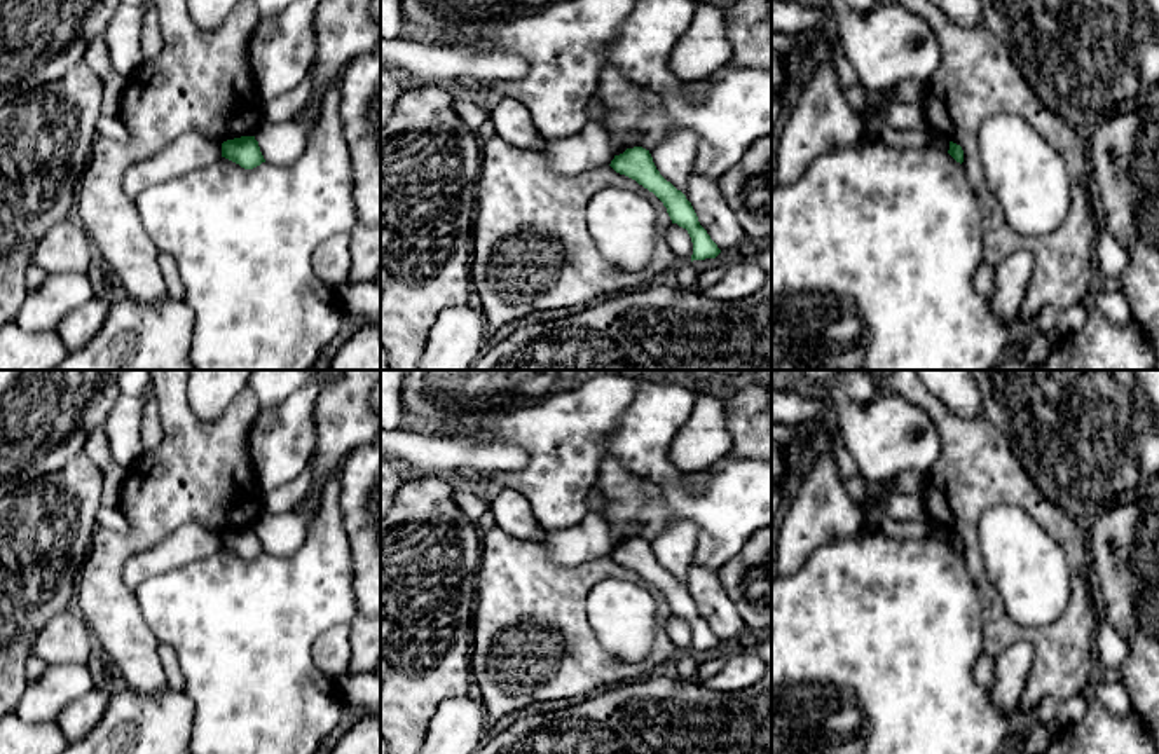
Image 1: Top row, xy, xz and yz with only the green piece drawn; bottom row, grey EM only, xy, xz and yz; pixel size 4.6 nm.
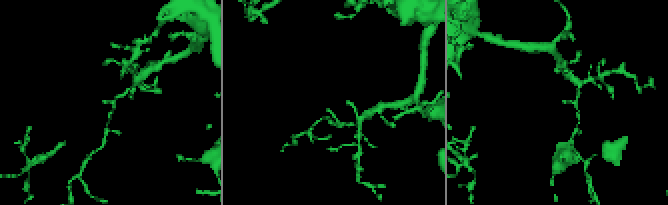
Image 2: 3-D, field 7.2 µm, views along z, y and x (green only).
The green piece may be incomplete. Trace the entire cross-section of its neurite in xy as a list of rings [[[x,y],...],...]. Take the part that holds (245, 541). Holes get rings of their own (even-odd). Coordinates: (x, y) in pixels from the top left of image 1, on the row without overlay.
[[[241,527],[223,532],[222,548],[239,555],[244,560],[253,560],[265,553],[255,527]]]

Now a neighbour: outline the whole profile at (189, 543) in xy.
[[[187,524],[178,527],[161,543],[134,553],[122,567],[122,579],[134,590],[145,579],[197,562],[222,548],[222,534],[202,525]]]

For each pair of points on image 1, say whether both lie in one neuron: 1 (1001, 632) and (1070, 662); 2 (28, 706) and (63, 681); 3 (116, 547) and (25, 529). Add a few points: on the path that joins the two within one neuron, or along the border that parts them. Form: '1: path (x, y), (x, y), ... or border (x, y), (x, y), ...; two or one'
1: path (1018, 632), (1039, 636), (1053, 644); one
2: path (37, 704), (54, 690); one
3: border (96, 526), (89, 552), (75, 580); two

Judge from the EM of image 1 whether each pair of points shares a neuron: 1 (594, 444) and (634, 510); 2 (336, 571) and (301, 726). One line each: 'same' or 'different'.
1: different
2: same

